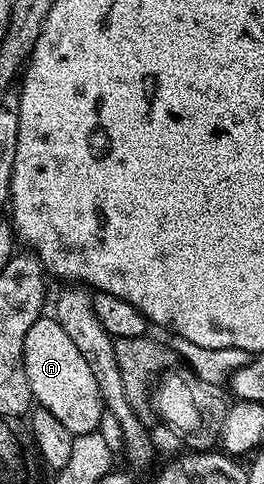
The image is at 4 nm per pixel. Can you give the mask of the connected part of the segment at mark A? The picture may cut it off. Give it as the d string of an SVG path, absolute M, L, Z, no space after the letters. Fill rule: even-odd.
M41 316L32 324L25 335L24 362L31 397L39 407L50 410L74 436L97 431L104 405L96 378L54 317Z

